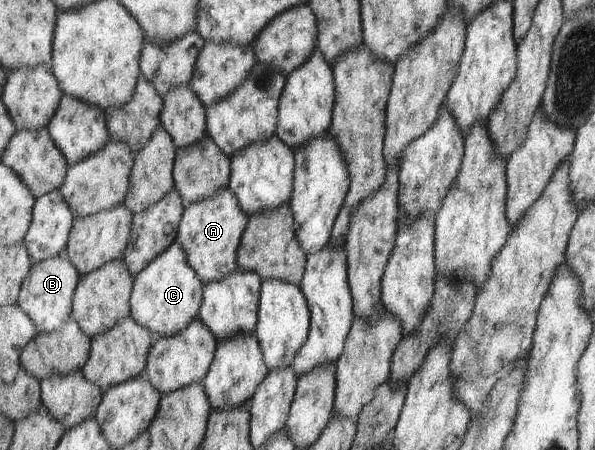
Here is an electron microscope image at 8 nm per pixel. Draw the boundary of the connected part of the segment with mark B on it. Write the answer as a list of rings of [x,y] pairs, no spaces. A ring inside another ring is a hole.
[[[67,249],[59,257],[48,259],[33,265],[28,279],[24,281],[20,291],[18,304],[33,318],[37,325],[38,335],[41,333],[57,333],[72,315],[73,300],[76,296],[77,286],[80,284],[79,271],[73,265]]]

